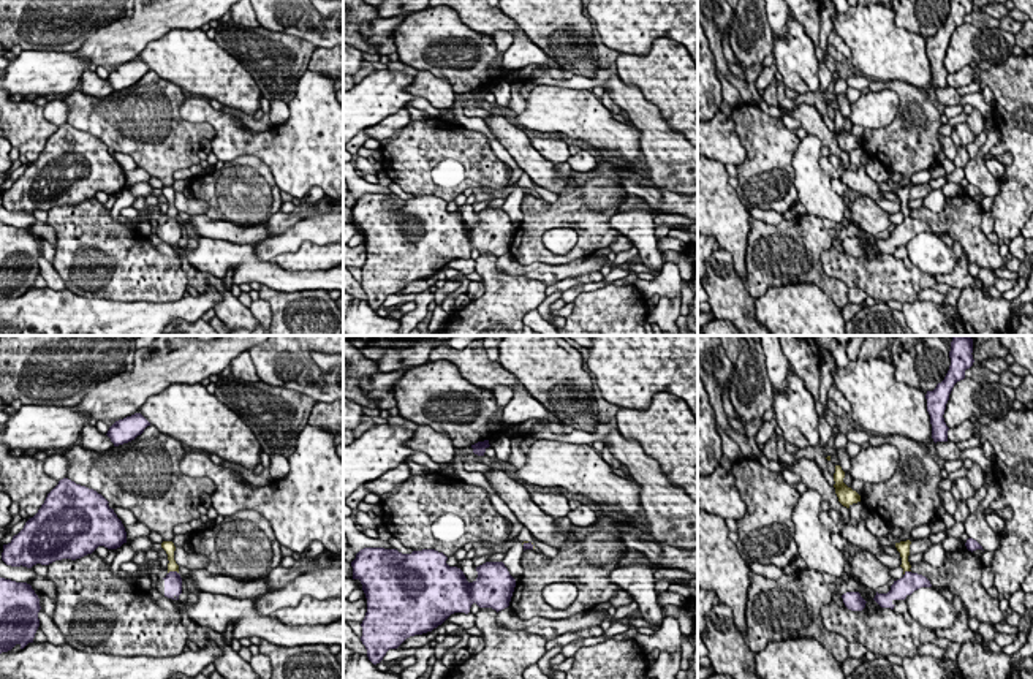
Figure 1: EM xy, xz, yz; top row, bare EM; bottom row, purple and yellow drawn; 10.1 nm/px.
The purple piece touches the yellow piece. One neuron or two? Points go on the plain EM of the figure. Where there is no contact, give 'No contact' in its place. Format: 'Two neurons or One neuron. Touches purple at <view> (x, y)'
Two neurons. Touches purple at xy (173, 217)

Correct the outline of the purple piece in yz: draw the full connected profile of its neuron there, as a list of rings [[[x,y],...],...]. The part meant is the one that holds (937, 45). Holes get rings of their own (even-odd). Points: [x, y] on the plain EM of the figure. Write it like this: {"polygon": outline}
{"polygon": [[[949,0],[951,11],[941,28],[933,36],[927,36],[927,57],[930,60],[933,87],[948,87],[949,73],[944,68],[944,55],[954,30],[965,24],[965,16],[974,8],[973,0]]]}

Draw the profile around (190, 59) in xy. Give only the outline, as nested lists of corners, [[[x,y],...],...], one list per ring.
[[[172,28],[138,59],[195,97],[217,100],[252,119],[261,109],[263,93],[253,76],[202,28]]]

